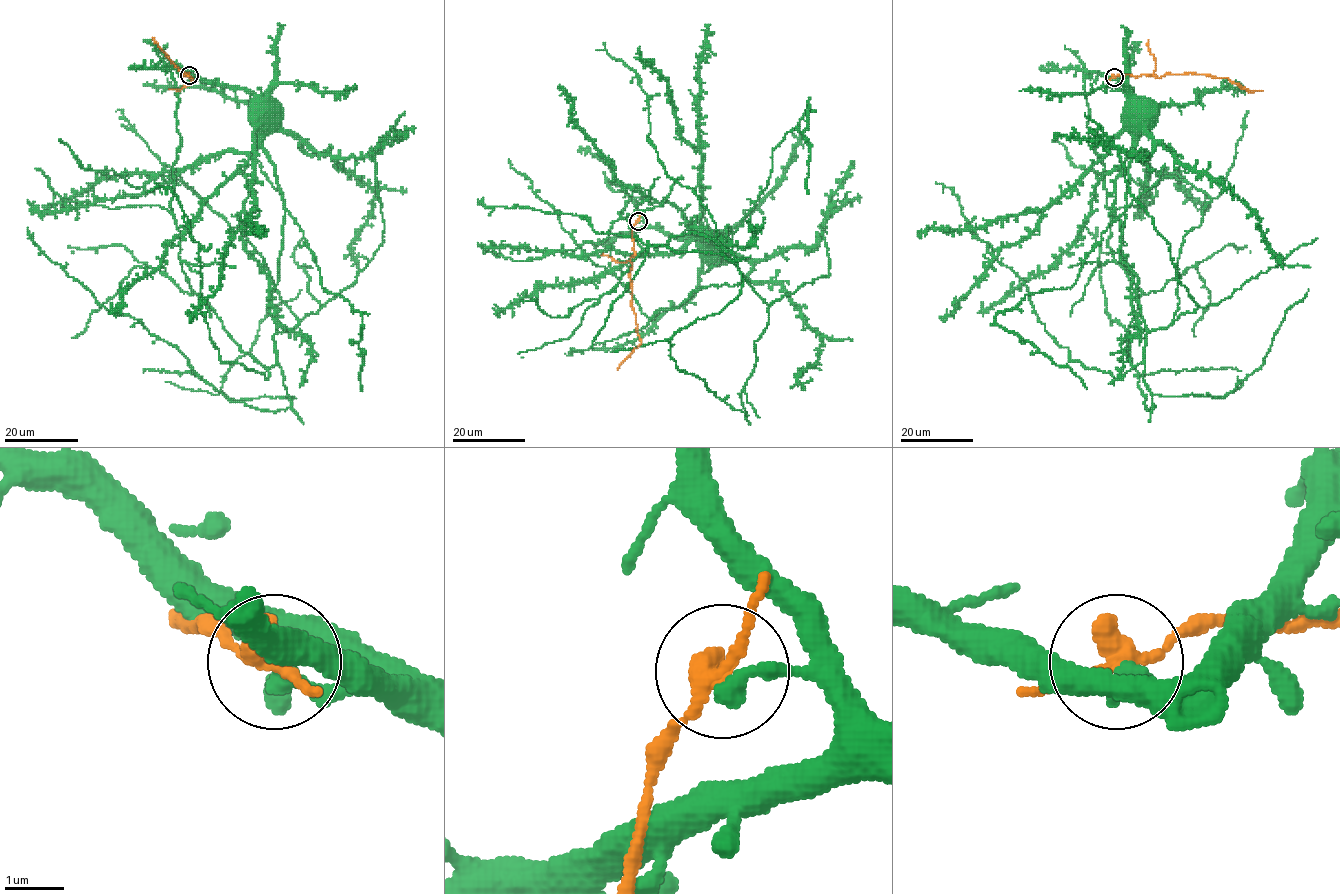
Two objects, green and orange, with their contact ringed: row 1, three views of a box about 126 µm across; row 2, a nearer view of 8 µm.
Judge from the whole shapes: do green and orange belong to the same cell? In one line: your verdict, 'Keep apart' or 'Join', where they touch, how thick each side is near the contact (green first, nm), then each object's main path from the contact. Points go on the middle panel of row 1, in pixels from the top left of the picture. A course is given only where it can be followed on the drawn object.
Keep apart. Place: (638, 221). Thickness 360 nm (green) against 320 nm. Course of green: (638, 221), (657, 226), (675, 236), (708, 238). Course of orange: (638, 221), (632, 231), (635, 254), (630, 259), (630, 276), (631, 307), (641, 344), (618, 369)

